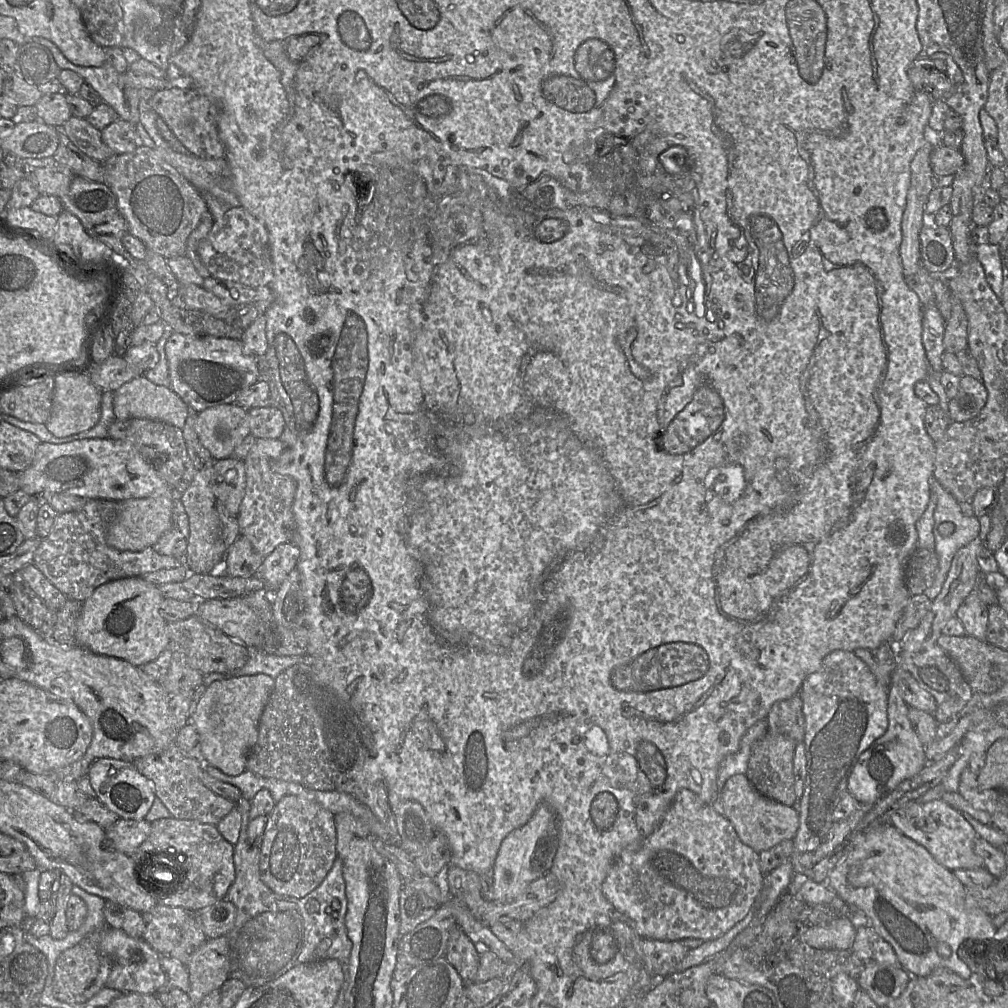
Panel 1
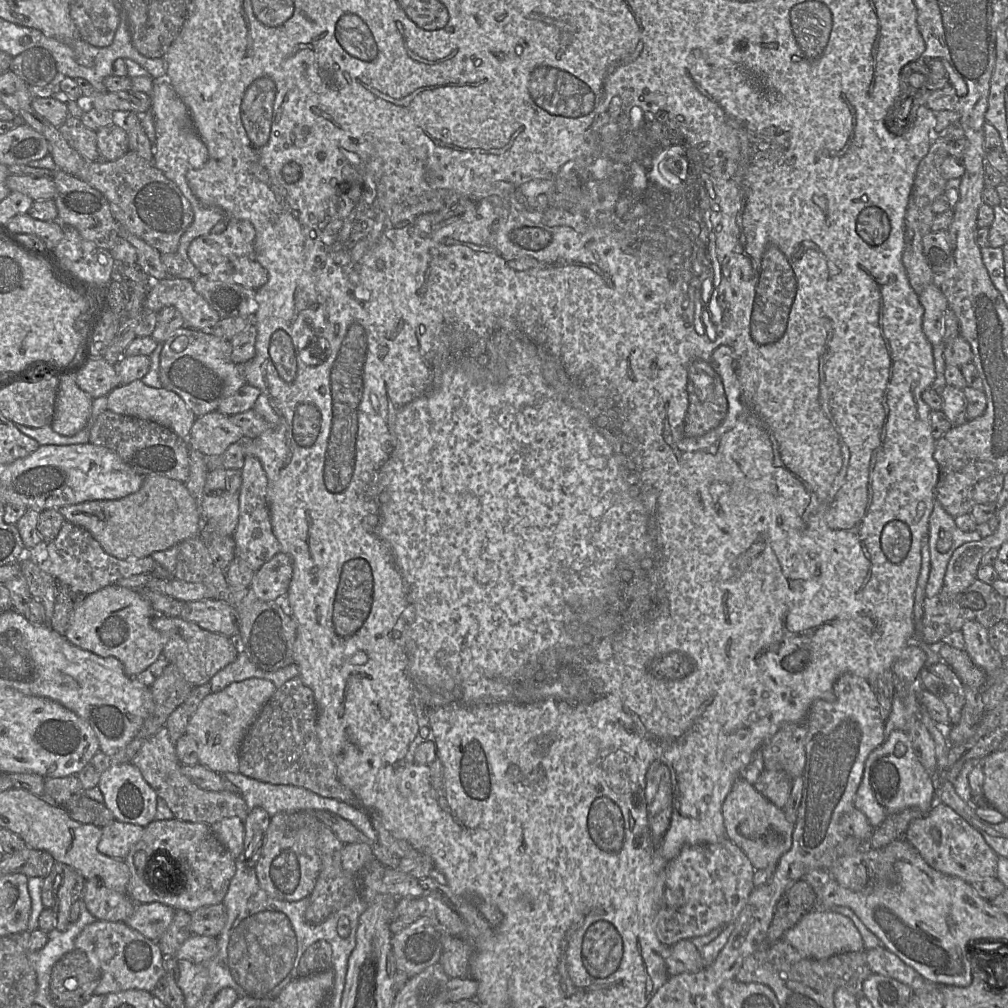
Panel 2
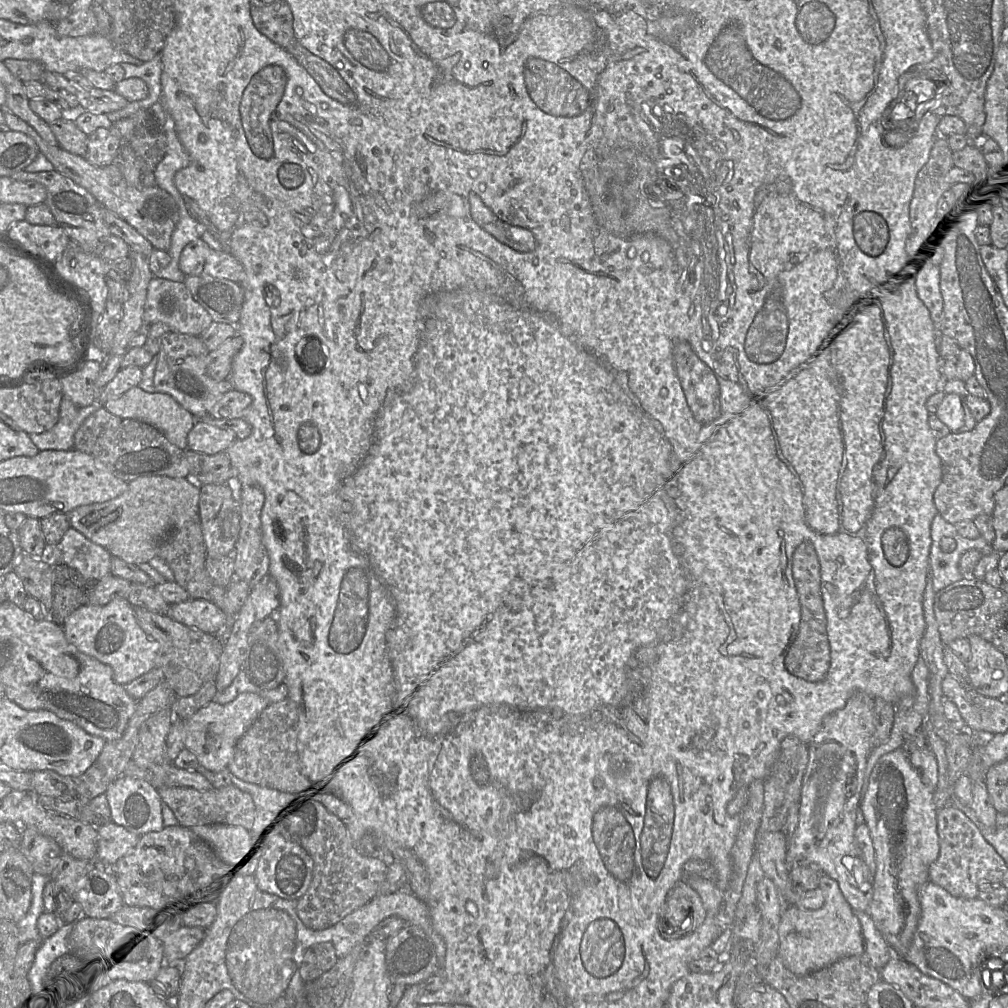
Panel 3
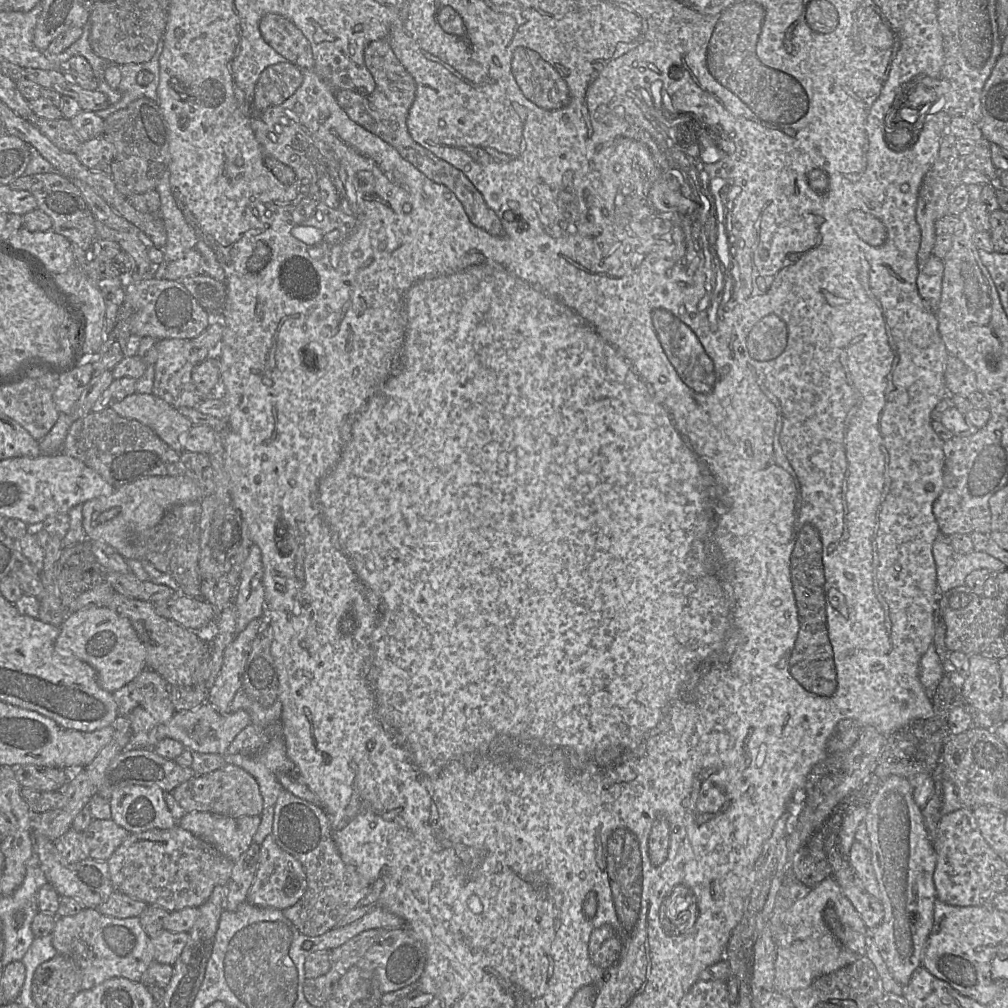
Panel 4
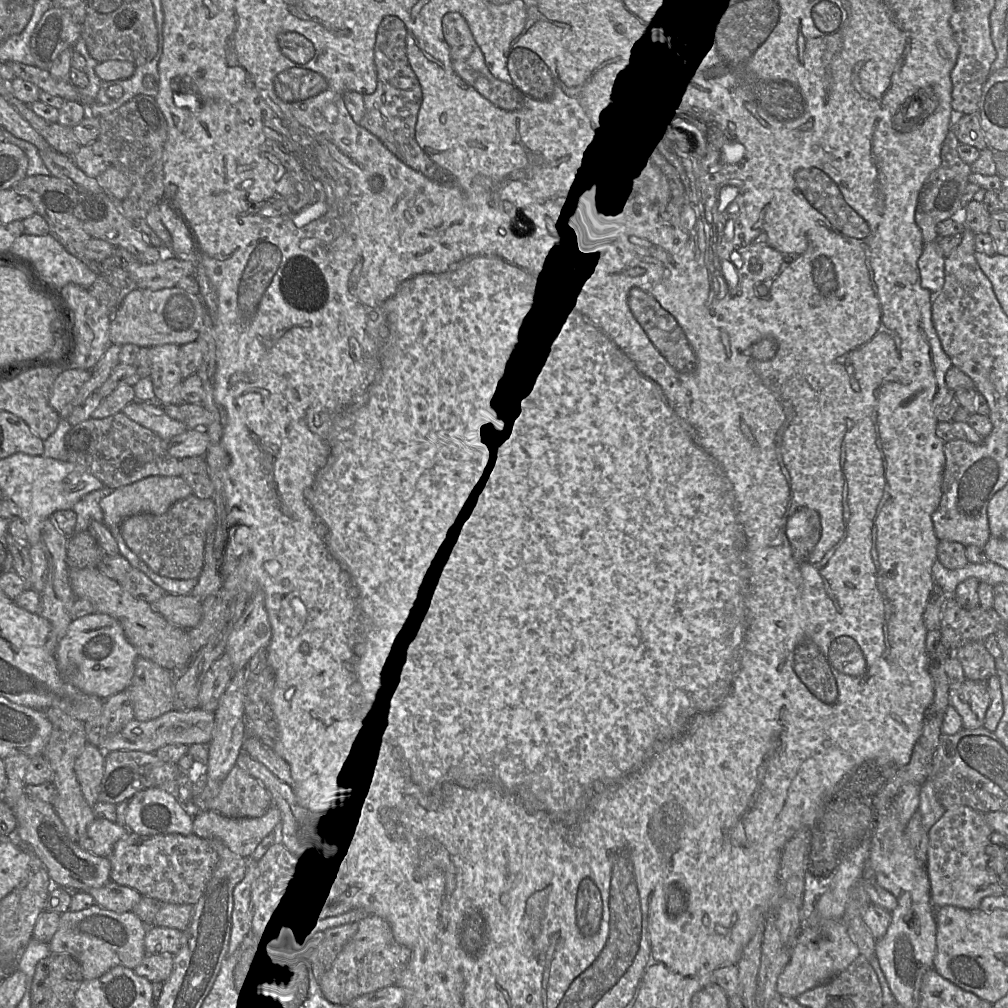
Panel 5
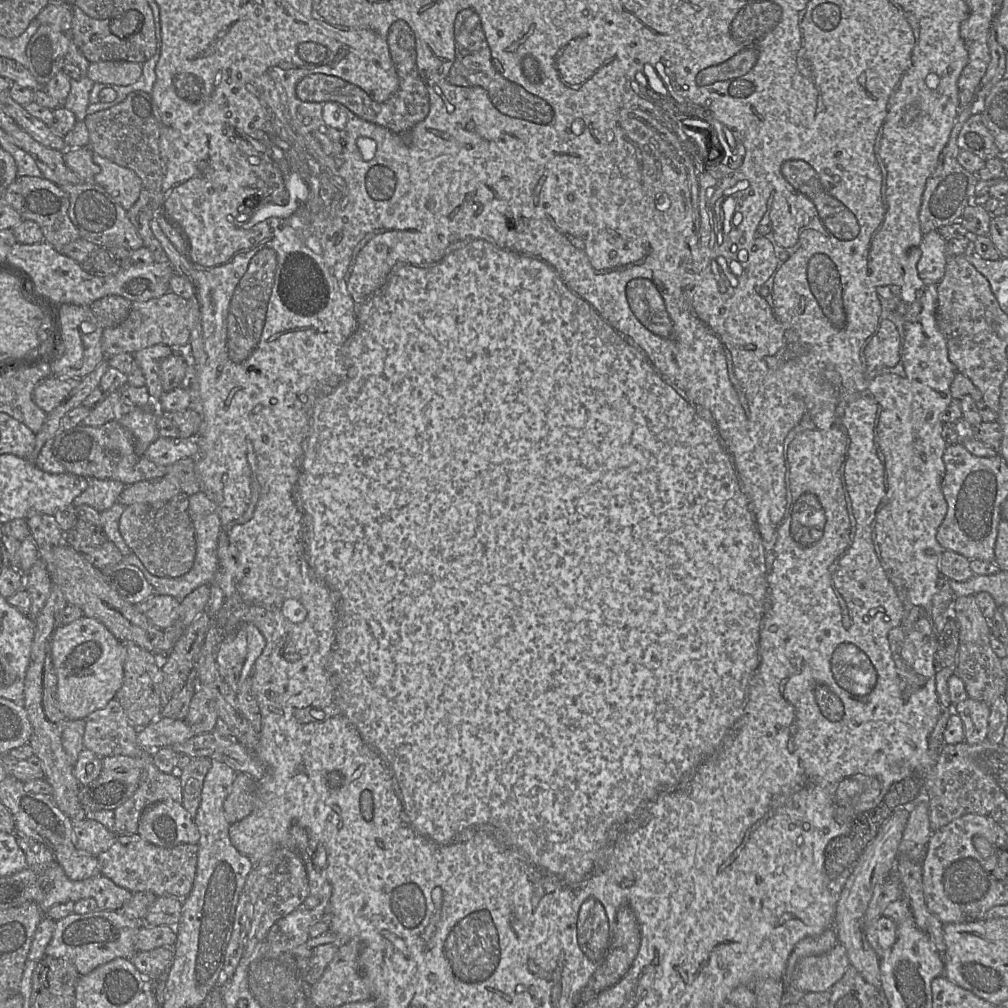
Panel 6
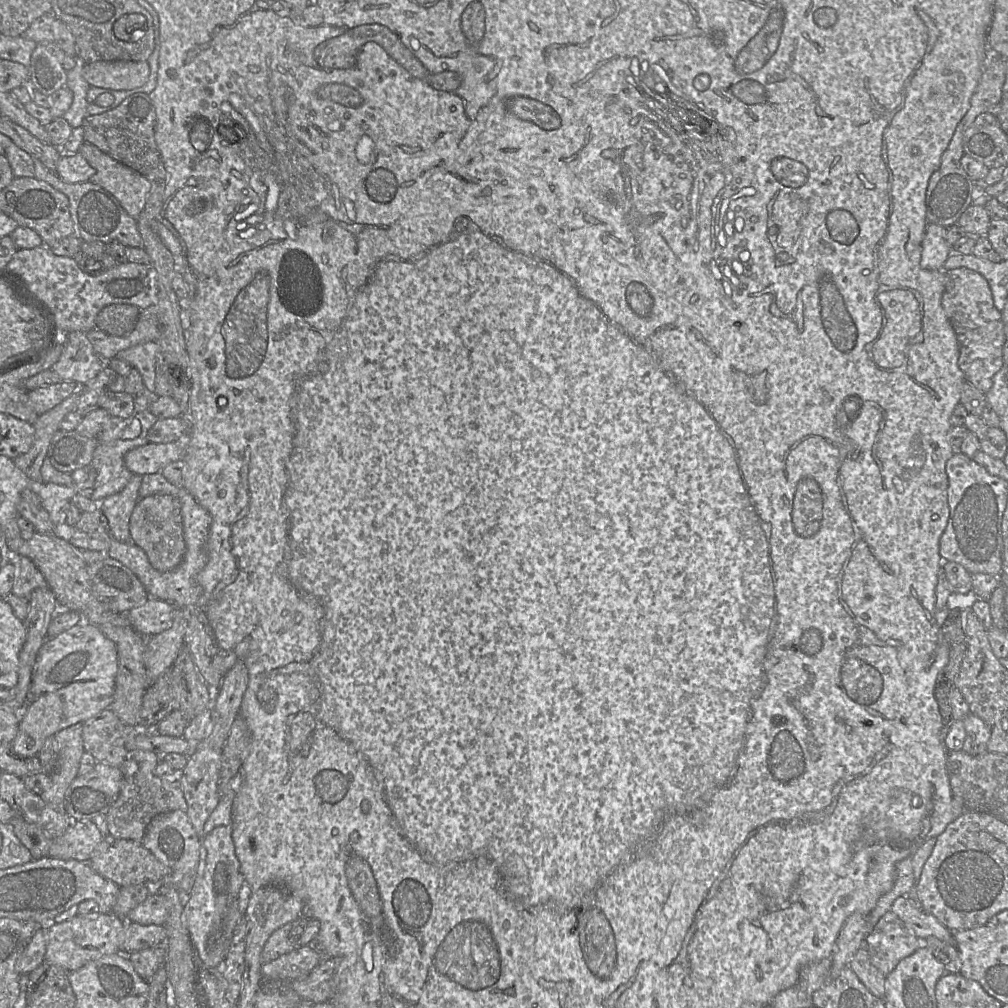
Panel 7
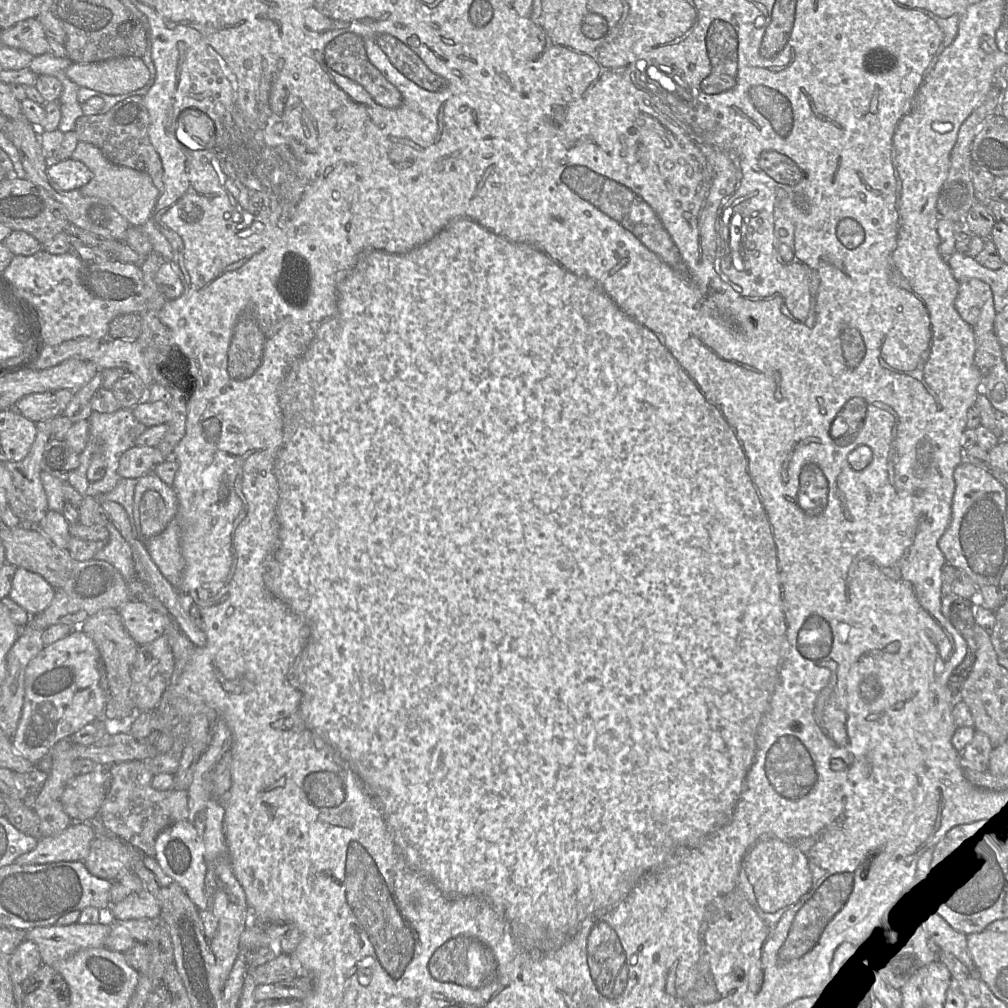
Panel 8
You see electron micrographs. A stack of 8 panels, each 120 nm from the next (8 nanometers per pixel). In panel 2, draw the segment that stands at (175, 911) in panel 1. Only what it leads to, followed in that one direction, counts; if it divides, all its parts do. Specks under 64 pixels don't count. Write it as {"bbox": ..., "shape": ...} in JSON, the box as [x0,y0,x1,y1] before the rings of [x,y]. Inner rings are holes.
{"bbox":[125,902,175,942],"shape":[[[159,902],[136,904],[134,913],[125,923],[146,938],[157,942],[171,924],[175,911]]]}

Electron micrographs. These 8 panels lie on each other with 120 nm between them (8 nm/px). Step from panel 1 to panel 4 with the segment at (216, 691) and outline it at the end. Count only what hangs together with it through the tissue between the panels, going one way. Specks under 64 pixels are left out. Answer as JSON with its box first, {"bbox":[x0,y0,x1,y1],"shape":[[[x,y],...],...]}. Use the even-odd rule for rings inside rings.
{"bbox":[148,701,251,755],"shape":[[[207,701],[193,710],[175,711],[168,722],[157,726],[148,733],[148,744],[150,748],[153,748],[162,739],[172,738],[193,752],[225,755],[238,733],[250,723],[251,719],[247,711],[220,713]]]}

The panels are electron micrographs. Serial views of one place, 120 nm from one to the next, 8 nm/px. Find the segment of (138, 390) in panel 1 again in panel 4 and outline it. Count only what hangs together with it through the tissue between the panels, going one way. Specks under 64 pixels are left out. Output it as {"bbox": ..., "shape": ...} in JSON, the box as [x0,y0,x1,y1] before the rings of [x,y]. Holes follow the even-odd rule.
{"bbox":[111,392,194,452],"shape":[[[135,392],[111,408],[121,417],[148,426],[171,448],[184,452],[183,438],[194,424],[162,398]]]}

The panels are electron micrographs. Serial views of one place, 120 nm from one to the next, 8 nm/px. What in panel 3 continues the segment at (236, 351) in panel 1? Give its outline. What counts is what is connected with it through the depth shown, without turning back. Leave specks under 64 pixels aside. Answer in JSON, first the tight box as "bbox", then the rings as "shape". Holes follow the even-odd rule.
{"bbox":[154,331,233,419],"shape":[[[172,331],[163,338],[158,353],[154,374],[156,392],[172,396],[196,419],[207,415],[218,399],[233,389],[230,379],[216,381],[207,374],[209,353],[199,336]]]}

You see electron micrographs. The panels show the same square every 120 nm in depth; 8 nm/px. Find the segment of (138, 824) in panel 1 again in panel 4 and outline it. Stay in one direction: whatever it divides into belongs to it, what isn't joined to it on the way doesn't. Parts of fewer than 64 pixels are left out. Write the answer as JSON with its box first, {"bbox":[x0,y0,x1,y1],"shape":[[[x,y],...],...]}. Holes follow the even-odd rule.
{"bbox":[85,819,129,861],"shape":[[[94,819],[85,831],[90,858],[108,861],[114,851],[129,836],[129,832],[110,819]]]}

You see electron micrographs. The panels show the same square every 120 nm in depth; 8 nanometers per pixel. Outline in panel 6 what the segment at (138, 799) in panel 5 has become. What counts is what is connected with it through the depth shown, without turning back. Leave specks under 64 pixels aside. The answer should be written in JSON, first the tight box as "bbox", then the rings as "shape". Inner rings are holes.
{"bbox":[137,799,200,848],"shape":[[[171,799],[157,802],[143,812],[137,834],[147,842],[165,848],[198,845],[200,839],[192,816],[181,803]]]}

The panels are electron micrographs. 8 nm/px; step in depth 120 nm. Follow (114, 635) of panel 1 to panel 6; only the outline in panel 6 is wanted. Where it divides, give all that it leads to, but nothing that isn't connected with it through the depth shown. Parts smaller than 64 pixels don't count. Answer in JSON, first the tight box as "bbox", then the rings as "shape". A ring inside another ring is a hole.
{"bbox":[51,616,127,720],"shape":[[[83,616],[60,626],[51,641],[51,658],[57,676],[57,700],[68,720],[86,719],[115,698],[124,680],[127,651],[101,622]]]}

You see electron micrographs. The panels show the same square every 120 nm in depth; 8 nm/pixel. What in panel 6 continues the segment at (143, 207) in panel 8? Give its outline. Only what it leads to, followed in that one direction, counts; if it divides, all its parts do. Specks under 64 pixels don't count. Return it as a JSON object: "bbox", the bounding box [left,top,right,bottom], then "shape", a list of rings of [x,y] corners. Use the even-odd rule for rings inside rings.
{"bbox":[93,153,141,211],"shape":[[[93,153],[93,161],[101,168],[93,181],[128,211],[139,198],[141,179],[134,171],[119,166],[97,153]]]}

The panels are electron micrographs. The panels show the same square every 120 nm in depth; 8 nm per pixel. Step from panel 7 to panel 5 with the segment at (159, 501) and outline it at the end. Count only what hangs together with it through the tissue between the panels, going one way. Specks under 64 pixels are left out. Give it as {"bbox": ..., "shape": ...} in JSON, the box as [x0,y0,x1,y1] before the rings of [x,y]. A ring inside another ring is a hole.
{"bbox":[119,494,205,579],"shape":[[[191,494],[178,500],[161,515],[139,513],[127,517],[119,526],[127,546],[155,573],[172,579],[198,578],[204,563],[205,519],[201,516],[201,499]]]}

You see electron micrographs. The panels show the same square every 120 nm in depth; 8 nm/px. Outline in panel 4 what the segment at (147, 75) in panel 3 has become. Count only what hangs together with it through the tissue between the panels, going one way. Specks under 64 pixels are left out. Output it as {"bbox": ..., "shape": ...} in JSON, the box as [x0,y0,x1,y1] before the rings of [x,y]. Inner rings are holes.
{"bbox":[95,35,164,120],"shape":[[[164,35],[161,38],[160,46],[157,46],[157,50],[150,61],[119,66],[121,70],[121,82],[118,86],[118,91],[121,93],[121,98],[118,102],[110,104],[106,109],[95,112],[97,116],[104,120],[106,116],[110,116],[112,113],[124,109],[131,102],[142,97],[157,100],[157,88],[160,81],[159,60],[163,47]],[[140,71],[150,71],[153,74],[154,79],[149,85],[140,86],[137,83],[137,75]]]}

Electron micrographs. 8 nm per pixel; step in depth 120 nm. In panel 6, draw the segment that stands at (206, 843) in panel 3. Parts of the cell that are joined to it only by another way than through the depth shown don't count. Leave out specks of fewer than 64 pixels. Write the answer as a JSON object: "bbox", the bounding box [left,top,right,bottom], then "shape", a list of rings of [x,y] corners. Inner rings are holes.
{"bbox":[97,835,198,899],"shape":[[[140,835],[117,836],[103,853],[97,856],[101,875],[130,892],[150,891],[157,896],[185,899],[196,877],[198,845],[181,844],[172,848],[154,845]]]}

